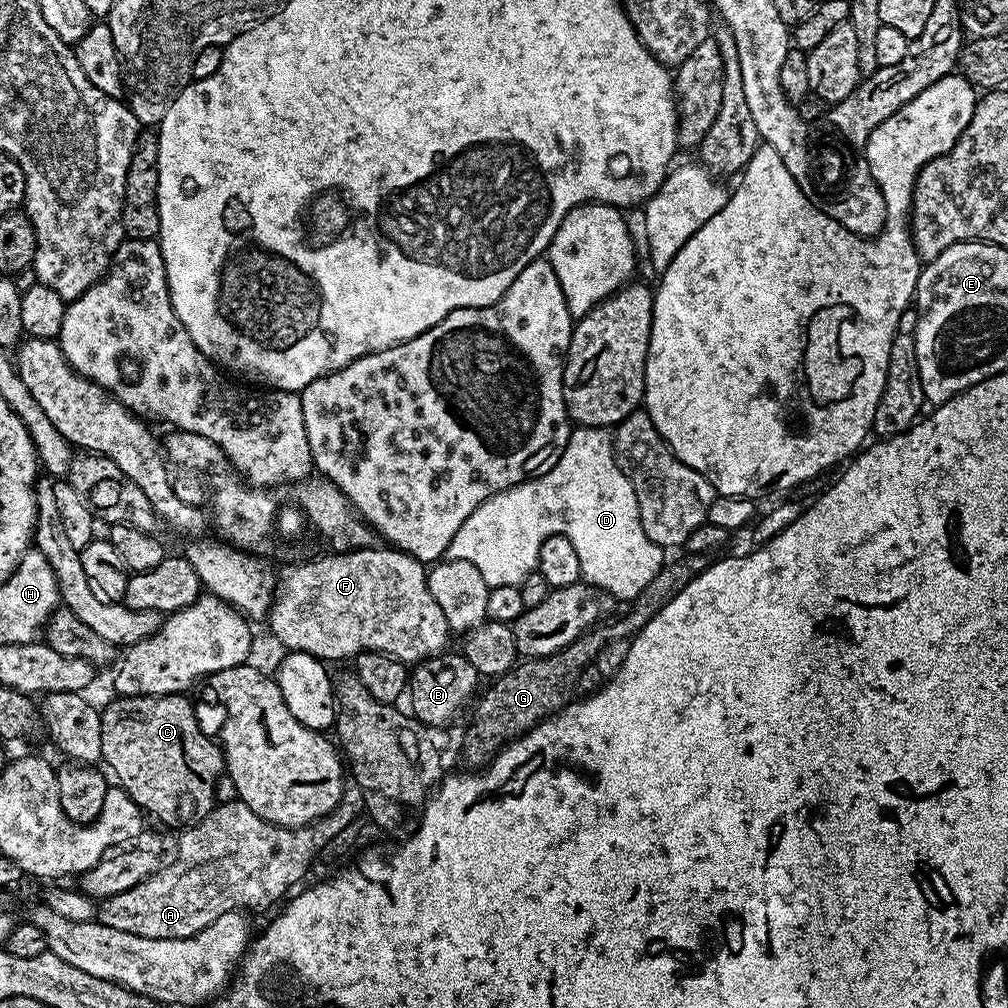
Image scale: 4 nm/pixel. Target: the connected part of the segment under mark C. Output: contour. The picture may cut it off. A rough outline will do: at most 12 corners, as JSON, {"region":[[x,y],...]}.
{"region":[[189,697],[103,705],[102,760],[140,811],[206,818],[221,745]]}

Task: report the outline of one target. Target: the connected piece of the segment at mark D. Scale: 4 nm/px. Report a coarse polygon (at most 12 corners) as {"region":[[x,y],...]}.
{"region":[[609,429],[482,502],[446,556],[491,589],[570,538],[581,577],[632,602],[665,565]]}

